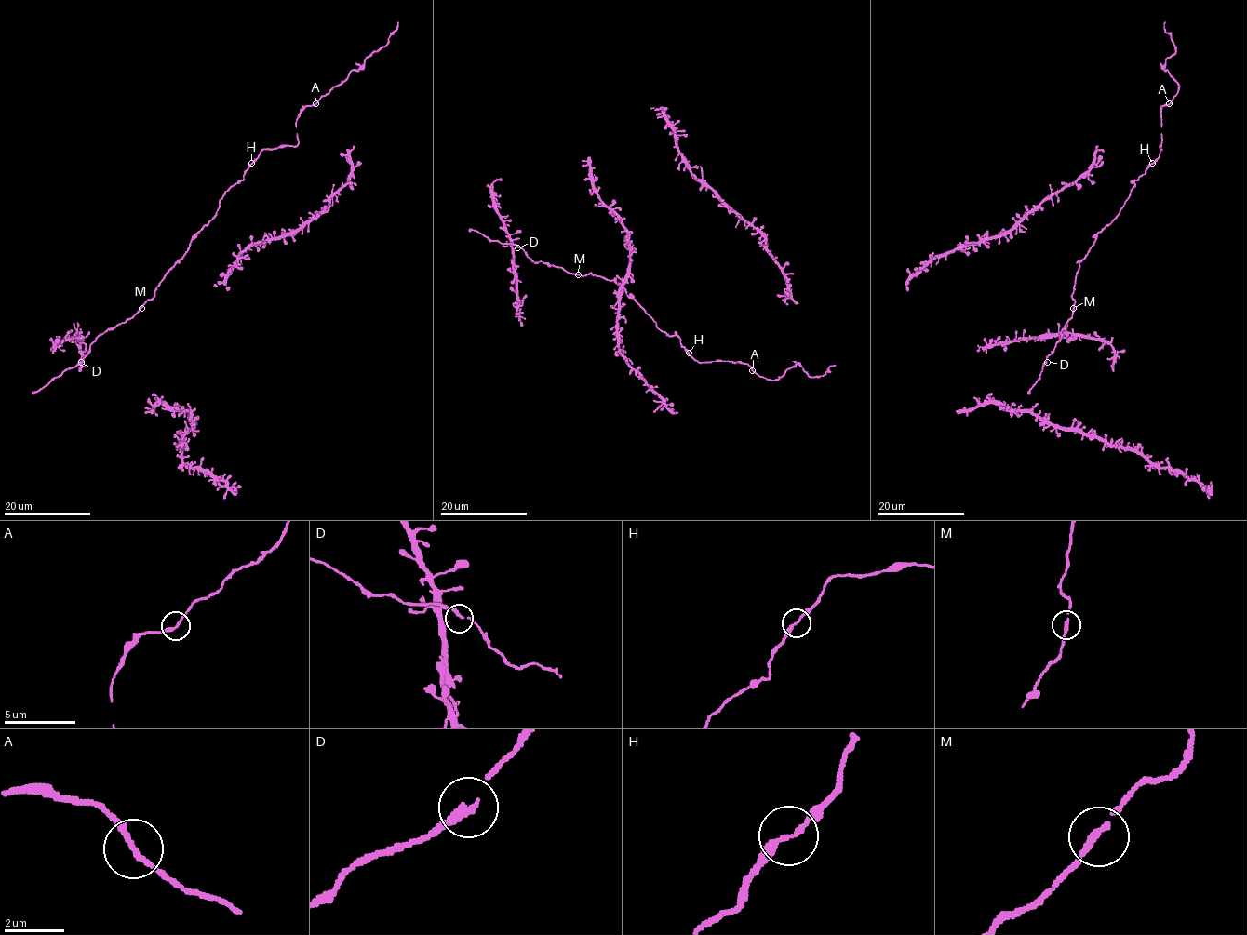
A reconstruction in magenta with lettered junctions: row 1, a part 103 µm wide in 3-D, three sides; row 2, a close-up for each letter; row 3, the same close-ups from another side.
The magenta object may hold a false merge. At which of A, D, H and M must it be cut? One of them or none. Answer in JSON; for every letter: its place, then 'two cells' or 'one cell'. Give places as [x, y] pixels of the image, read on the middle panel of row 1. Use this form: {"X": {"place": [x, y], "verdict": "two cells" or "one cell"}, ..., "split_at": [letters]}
{"A": {"place": [752, 370], "verdict": "one cell"}, "D": {"place": [517, 247], "verdict": "one cell"}, "H": {"place": [689, 353], "verdict": "one cell"}, "M": {"place": [578, 274], "verdict": "one cell"}, "split_at": []}

